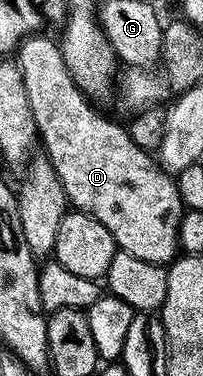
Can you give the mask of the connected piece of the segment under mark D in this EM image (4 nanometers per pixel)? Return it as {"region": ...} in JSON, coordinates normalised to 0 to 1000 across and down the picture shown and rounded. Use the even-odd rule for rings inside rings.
{"region":[[[217,93],[118,98],[84,122],[84,170],[113,191],[123,253],[143,253],[143,285],[172,319],[187,372],[212,375],[222,418],[251,431],[276,473],[315,500],[335,537],[384,564],[429,566],[478,593],[498,593],[567,638],[571,654],[675,689],[744,694],[764,705],[818,707],[862,691],[882,662],[882,585],[911,553],[882,524],[867,484],[808,452],[773,444],[749,410],[685,396],[640,351],[527,311],[483,311],[409,239],[369,229],[369,213],[320,178],[305,128]]]}

